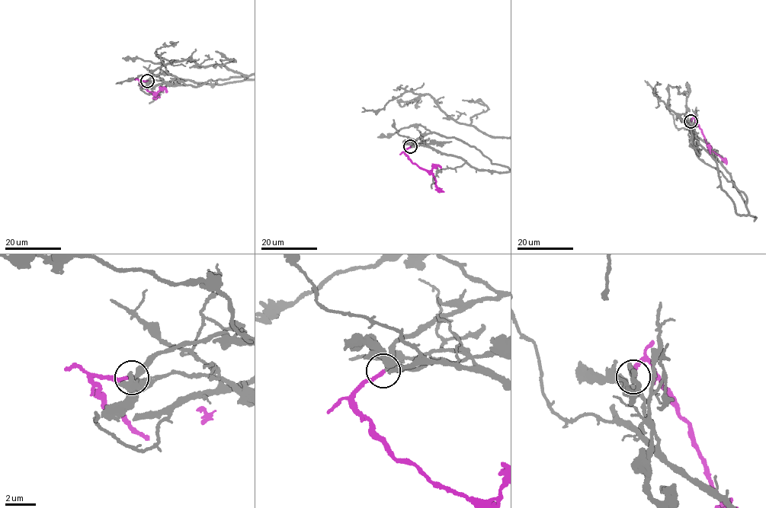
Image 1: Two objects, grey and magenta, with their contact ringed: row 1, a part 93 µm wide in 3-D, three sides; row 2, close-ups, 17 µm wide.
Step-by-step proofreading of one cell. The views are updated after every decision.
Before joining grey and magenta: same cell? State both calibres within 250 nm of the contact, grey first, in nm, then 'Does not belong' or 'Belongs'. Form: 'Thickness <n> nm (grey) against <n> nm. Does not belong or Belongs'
Thickness 260 nm (grey) against 240 nm. Belongs

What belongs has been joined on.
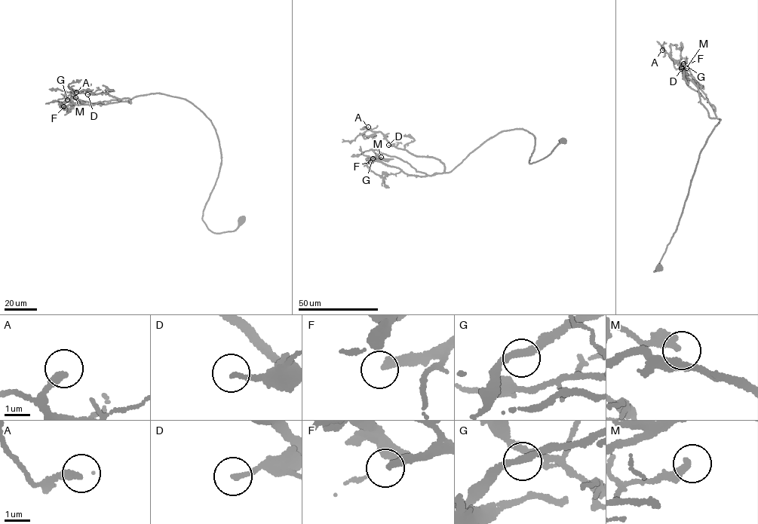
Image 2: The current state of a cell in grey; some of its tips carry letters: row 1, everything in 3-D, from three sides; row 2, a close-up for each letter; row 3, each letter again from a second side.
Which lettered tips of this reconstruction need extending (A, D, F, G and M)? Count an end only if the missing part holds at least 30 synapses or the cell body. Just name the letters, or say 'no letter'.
F

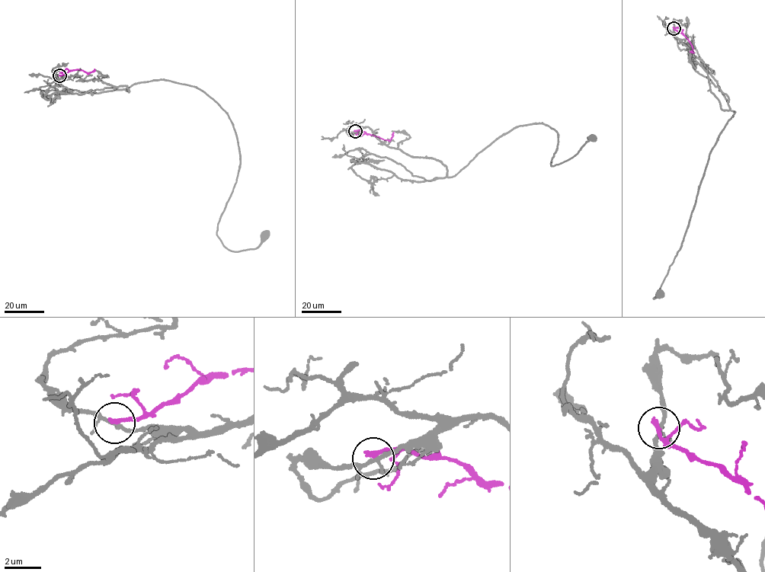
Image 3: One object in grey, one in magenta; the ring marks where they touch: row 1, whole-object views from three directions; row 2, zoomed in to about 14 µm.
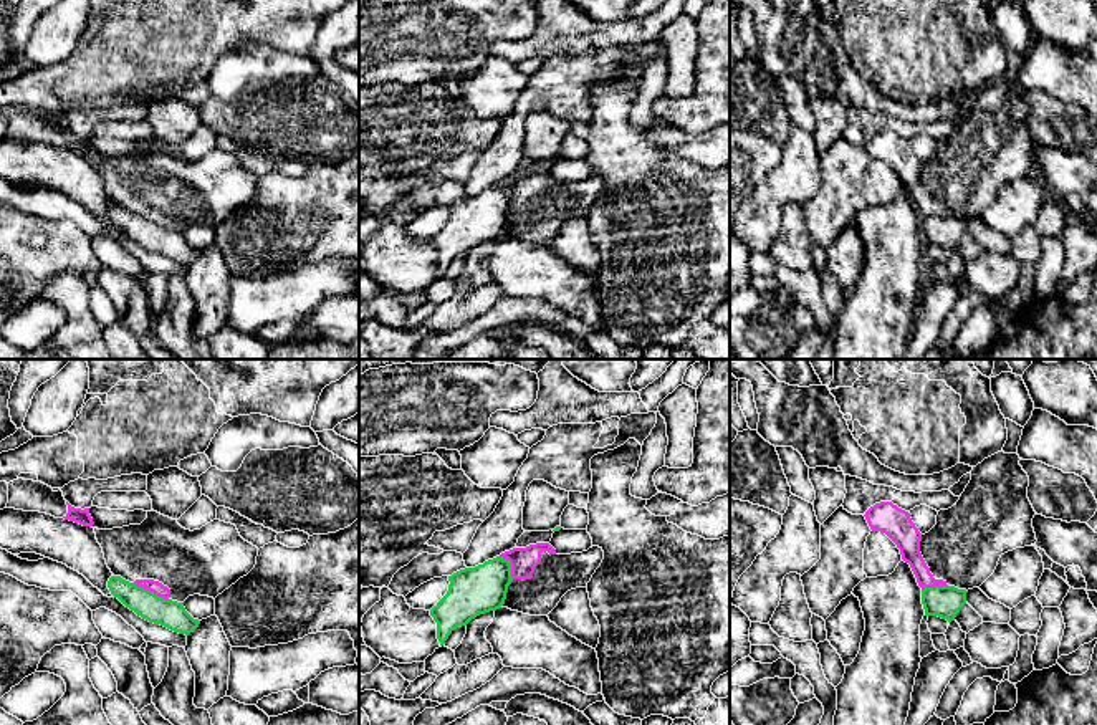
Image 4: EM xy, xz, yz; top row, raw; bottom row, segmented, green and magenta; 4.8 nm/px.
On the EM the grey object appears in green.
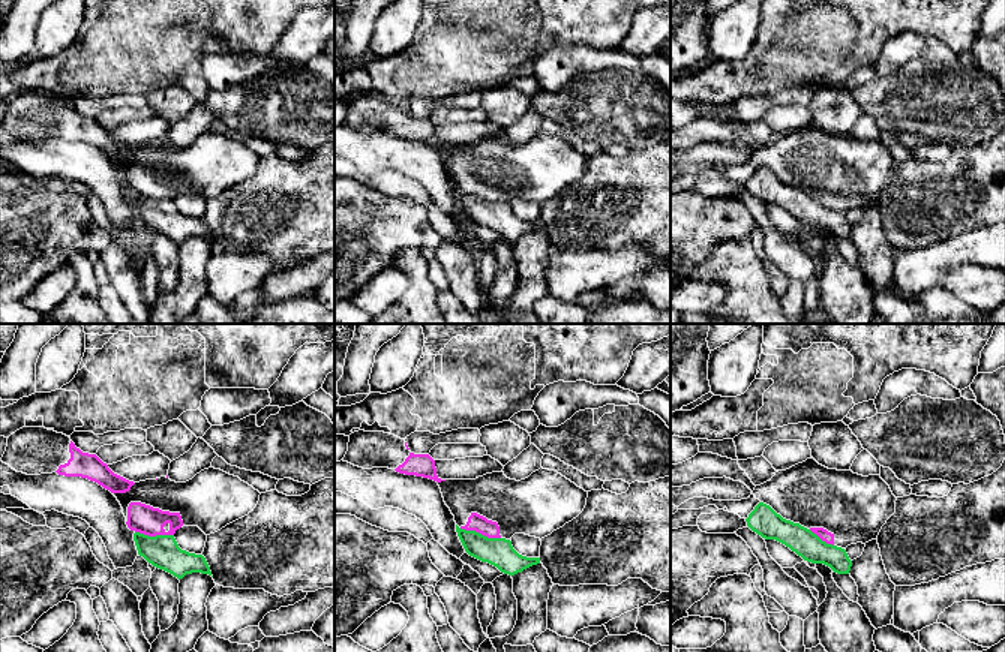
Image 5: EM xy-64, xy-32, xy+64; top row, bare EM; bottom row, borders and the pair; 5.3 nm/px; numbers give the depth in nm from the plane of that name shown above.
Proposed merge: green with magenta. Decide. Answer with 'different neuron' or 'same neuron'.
different neuron

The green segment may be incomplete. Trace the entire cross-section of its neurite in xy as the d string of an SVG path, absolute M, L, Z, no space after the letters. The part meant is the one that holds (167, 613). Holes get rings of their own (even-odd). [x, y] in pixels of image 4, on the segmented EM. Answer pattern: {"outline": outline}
{"outline": "M111 576L108 588L126 607L134 611L142 619L160 624L174 632L189 636L200 621L194 619L184 607L184 603L164 599L154 593L122 579Z"}

